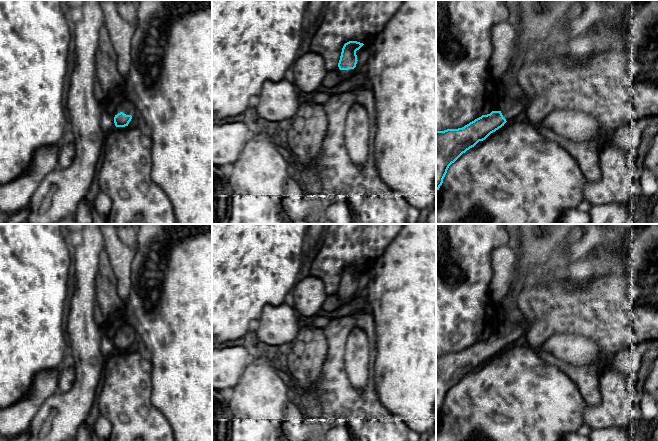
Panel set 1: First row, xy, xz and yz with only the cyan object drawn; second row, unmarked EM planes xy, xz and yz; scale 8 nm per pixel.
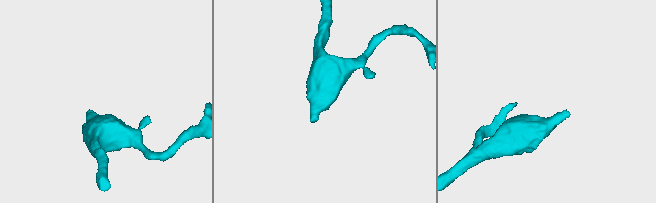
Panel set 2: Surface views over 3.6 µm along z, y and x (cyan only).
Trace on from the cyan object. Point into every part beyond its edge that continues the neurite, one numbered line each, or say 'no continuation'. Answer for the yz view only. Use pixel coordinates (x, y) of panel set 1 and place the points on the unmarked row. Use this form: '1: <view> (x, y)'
1: yz (509, 335)

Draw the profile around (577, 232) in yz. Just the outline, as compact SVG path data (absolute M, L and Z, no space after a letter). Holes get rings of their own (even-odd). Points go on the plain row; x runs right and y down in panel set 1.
M577 224L571 230L570 234L566 238L566 242L567 243L576 243L576 242L578 242L584 234L584 225L585 224Z

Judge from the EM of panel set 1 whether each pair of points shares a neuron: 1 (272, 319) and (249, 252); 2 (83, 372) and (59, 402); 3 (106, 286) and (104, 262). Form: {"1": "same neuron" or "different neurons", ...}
{"1": "different neurons", "2": "same neuron", "3": "same neuron"}

